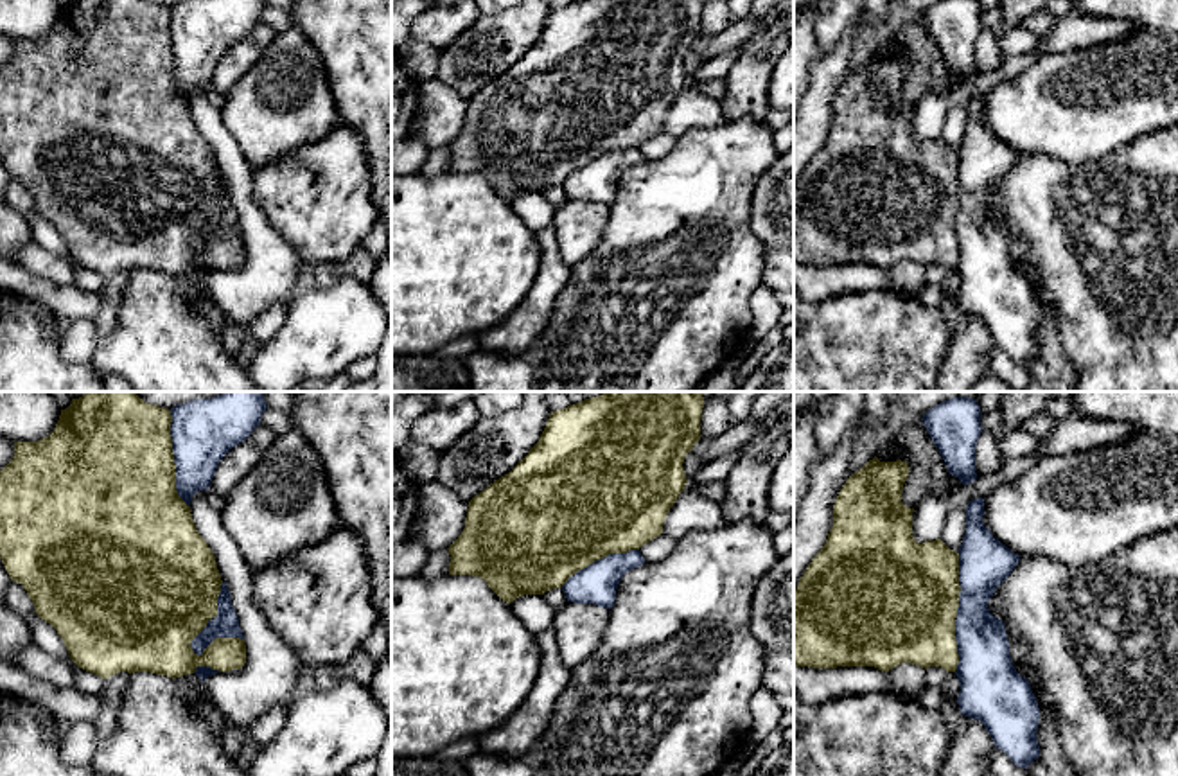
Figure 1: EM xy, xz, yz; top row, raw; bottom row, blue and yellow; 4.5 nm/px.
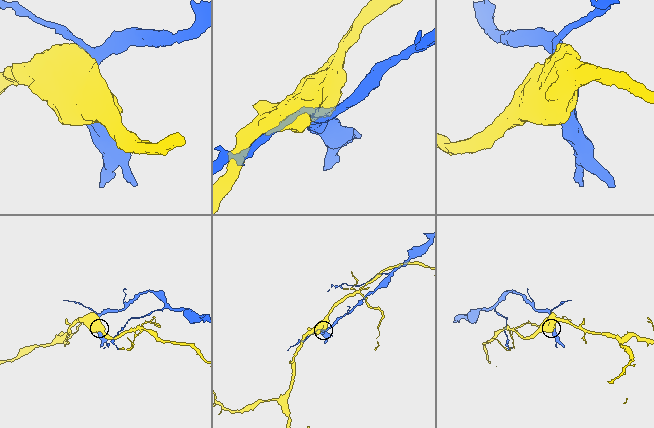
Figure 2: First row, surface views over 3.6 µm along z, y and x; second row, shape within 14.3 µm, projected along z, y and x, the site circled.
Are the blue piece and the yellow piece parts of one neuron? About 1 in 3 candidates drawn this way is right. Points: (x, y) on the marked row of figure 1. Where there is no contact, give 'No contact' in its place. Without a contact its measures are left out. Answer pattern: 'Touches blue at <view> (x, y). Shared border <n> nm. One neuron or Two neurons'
Touches blue at xy (210, 620). Shared border 360 nm. Two neurons

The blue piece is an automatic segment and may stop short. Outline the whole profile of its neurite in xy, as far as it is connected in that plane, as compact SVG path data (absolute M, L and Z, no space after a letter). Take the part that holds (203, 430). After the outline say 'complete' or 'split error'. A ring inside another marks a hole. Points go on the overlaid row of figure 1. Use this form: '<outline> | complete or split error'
M223 392L212 399L196 399L171 408L176 490L189 507L196 492L210 489L210 481L224 454L260 426L260 417L266 410L264 392Z | complete

